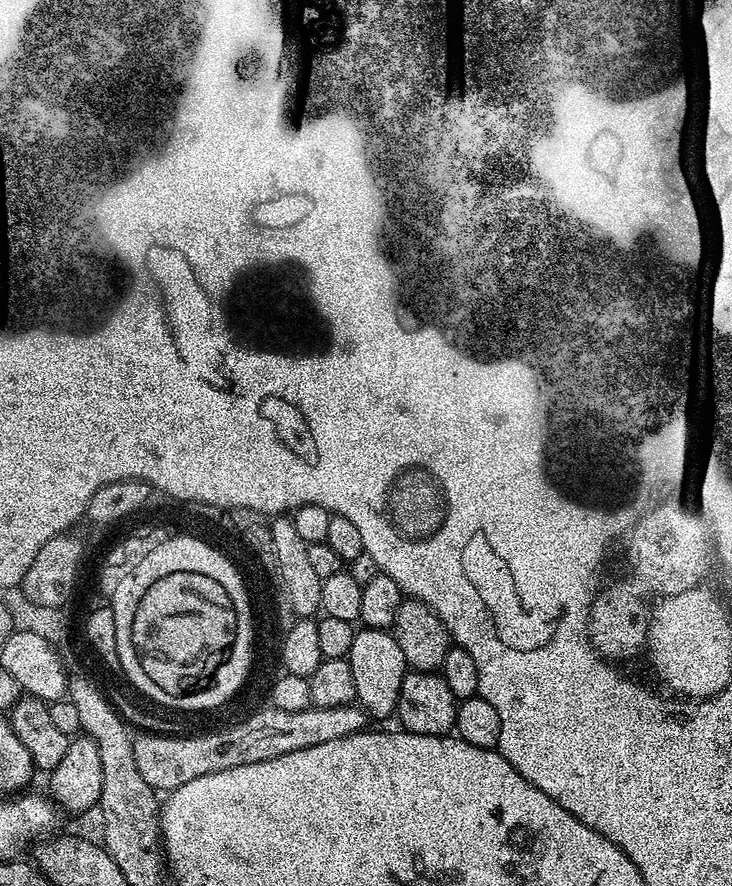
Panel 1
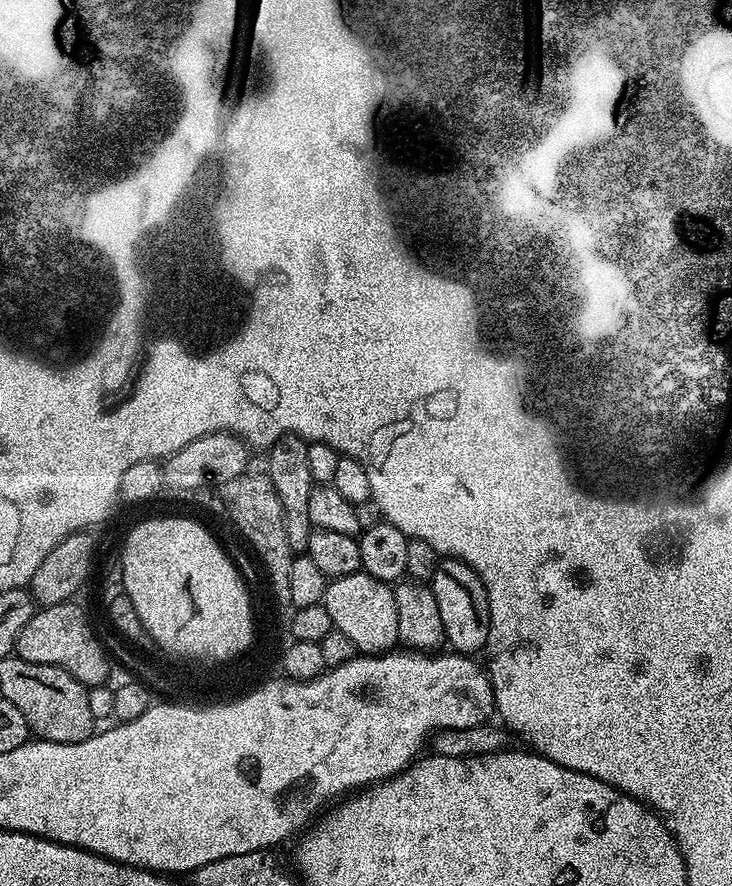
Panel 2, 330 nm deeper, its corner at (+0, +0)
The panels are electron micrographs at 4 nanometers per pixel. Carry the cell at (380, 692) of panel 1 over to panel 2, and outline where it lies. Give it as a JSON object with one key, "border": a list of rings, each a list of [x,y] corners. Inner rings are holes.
{"border":[[[363,570],[329,580],[322,601],[326,614],[330,614],[333,629],[350,638],[353,649],[360,654],[391,652],[397,647],[398,606],[394,606],[394,588]]]}

